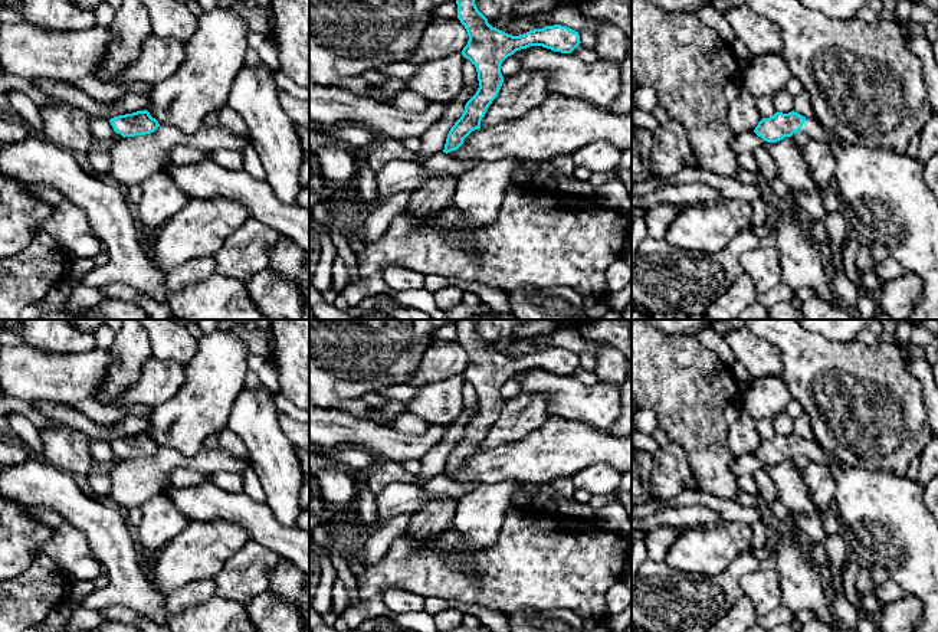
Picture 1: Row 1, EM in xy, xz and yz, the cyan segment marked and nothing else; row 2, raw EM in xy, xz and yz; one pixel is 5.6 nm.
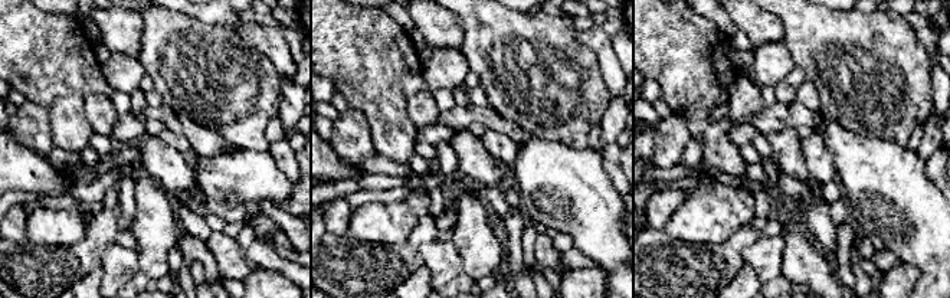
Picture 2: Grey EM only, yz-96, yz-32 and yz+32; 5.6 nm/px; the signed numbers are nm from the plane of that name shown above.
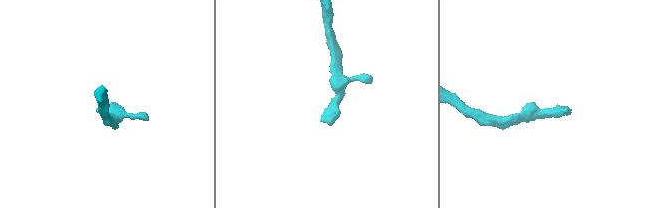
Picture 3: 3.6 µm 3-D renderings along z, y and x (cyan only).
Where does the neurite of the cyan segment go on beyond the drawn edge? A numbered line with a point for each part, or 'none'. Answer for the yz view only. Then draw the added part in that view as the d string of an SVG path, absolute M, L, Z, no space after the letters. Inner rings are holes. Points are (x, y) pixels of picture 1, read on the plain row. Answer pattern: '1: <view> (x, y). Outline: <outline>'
1: yz (812, 449). Outline: M806 441L801 453L809 458L810 462L819 462L827 465L832 461L832 455L820 448L816 441Z

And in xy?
none

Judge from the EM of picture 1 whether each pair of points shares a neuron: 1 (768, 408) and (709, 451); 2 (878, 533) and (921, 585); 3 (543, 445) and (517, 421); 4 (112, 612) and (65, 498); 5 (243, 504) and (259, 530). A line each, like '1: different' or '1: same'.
1: different
2: same
3: different
4: different
5: same

